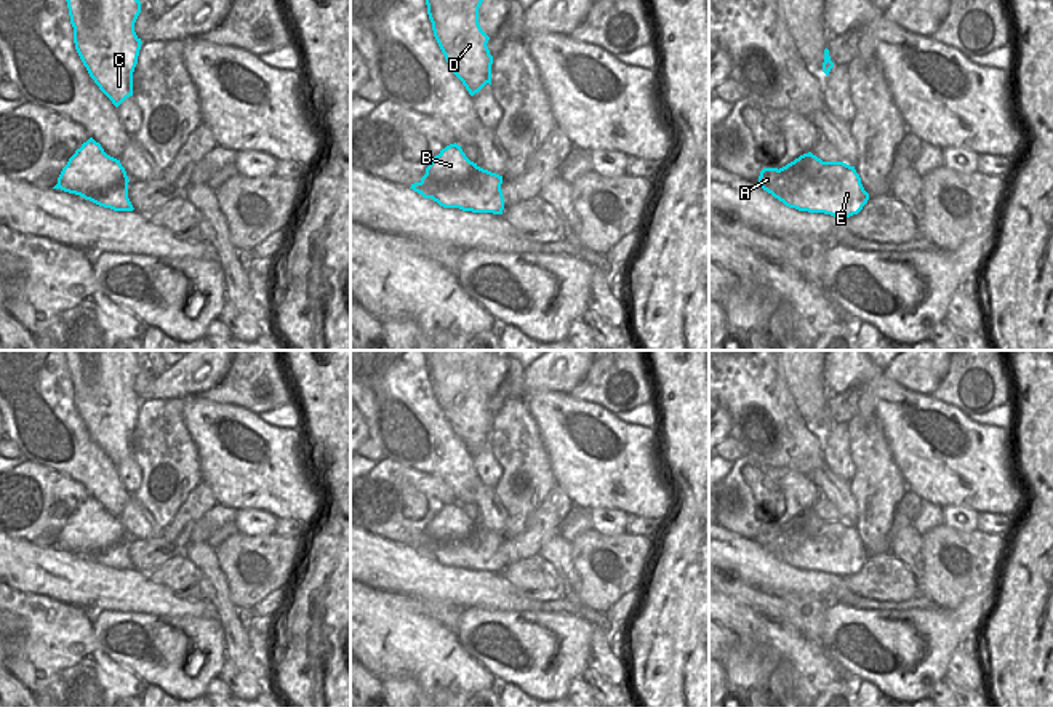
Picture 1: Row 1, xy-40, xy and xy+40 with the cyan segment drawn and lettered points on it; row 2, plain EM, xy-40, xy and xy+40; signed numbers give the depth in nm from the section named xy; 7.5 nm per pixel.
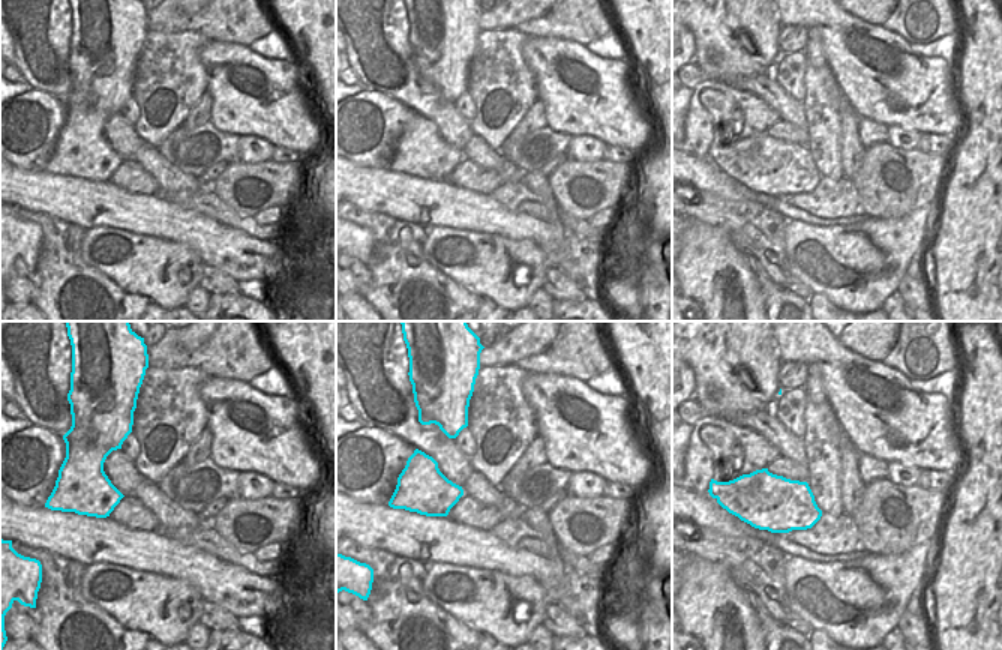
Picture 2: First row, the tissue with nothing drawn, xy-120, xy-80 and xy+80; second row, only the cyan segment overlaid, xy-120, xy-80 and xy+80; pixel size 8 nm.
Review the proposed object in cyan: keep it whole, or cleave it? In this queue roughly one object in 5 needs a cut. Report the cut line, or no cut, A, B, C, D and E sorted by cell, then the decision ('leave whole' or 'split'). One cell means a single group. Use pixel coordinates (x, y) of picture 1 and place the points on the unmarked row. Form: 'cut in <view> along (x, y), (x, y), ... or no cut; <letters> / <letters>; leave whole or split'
cut in xy along (477, 525), (461, 539), (432, 539), (424, 533); A E / B C D; split

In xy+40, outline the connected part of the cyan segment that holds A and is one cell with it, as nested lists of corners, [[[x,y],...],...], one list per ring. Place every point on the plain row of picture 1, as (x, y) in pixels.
[[[811,510],[783,526],[763,526],[759,545],[789,566],[834,576],[858,573],[869,558],[855,525],[823,520]]]

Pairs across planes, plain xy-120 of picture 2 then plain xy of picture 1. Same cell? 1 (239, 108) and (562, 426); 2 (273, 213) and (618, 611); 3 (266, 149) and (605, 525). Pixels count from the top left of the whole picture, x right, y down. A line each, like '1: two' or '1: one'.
1: one
2: one
3: one

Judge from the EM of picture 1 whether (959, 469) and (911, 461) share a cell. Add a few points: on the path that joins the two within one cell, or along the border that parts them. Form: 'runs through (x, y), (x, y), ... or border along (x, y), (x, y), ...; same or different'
runs through (948, 461), (922, 461); same

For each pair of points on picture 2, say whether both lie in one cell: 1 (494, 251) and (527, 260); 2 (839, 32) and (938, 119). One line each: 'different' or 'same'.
1: same
2: same

